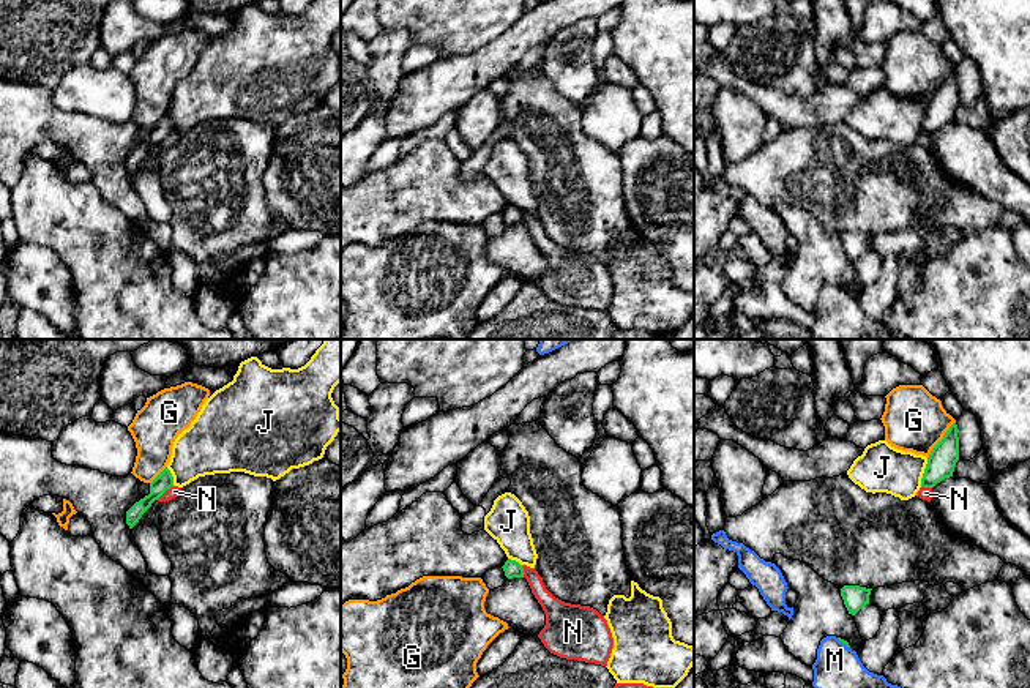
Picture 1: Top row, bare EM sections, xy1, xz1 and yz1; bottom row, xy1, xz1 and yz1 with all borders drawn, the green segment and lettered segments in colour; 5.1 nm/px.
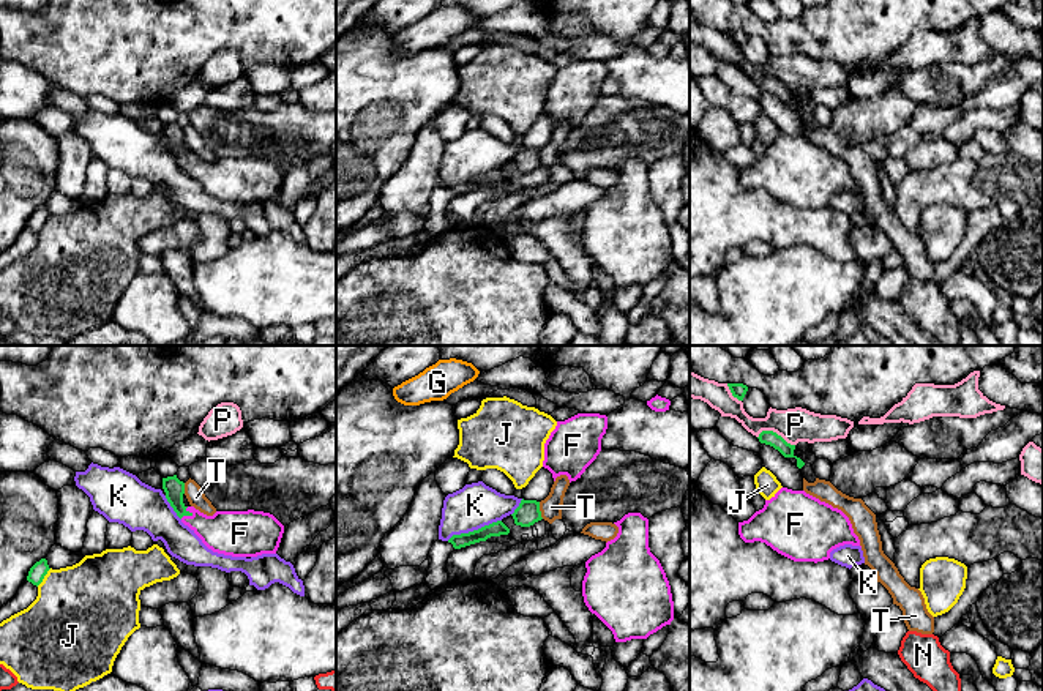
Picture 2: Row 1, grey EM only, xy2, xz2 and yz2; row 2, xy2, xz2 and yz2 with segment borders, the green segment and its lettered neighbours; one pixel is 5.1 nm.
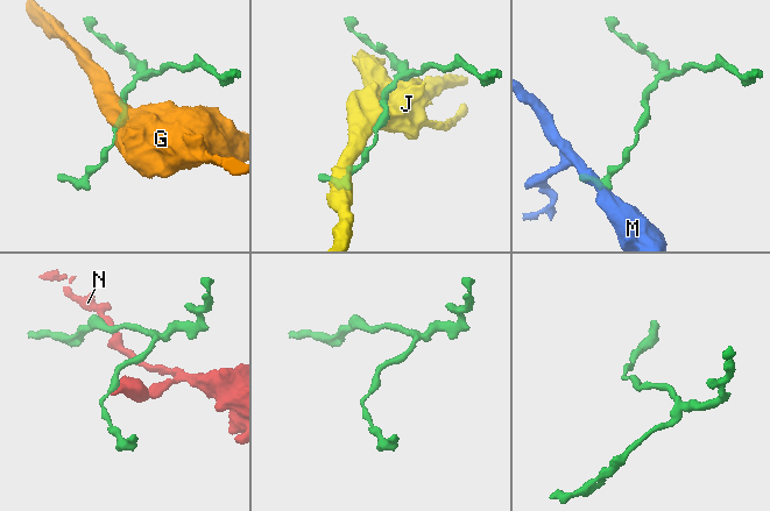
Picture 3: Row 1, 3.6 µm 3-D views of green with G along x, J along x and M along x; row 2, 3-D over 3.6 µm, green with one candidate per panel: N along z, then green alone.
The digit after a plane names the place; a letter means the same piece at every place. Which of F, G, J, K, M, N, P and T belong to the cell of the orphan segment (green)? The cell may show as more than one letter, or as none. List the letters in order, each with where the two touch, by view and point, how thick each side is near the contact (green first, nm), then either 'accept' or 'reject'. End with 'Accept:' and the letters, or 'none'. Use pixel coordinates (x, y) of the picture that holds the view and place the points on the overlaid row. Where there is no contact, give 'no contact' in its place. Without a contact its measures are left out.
F: meets green in xy2 at (188, 515); 100 nm thick on the green side, 220 nm on the other; accept
G: meets green in yz1 at (940, 441); 140 nm thick on the green side, 320 nm on the other; reject
J: meets green in yz1 at (925, 472); 140 nm thick on the green side, 240 nm on the other; reject
K: meets green in xz2 at (474, 530); 80 nm thick on the green side, 220 nm on the other; reject
M: meets green in yz1 at (843, 643); 20 nm thick on the green side, 220 nm on the other; reject
N: meets green in xy1 at (164, 491); 90 nm thick on the green side, 60 nm on the other; reject
P: meets green in yz2 at (775, 433); 80 nm thick on the green side, 180 nm on the other; reject
T: meets green in xz2 at (538, 510); 120 nm thick on the green side, 110 nm on the other; reject
Accept: F

